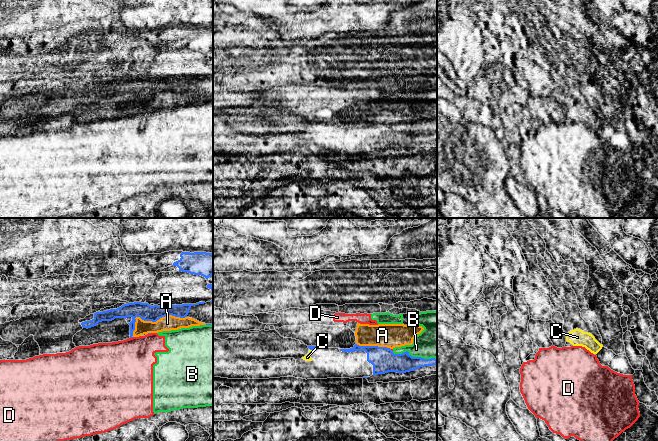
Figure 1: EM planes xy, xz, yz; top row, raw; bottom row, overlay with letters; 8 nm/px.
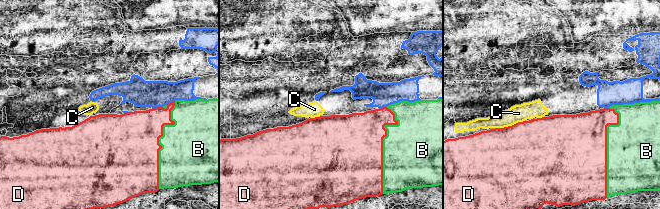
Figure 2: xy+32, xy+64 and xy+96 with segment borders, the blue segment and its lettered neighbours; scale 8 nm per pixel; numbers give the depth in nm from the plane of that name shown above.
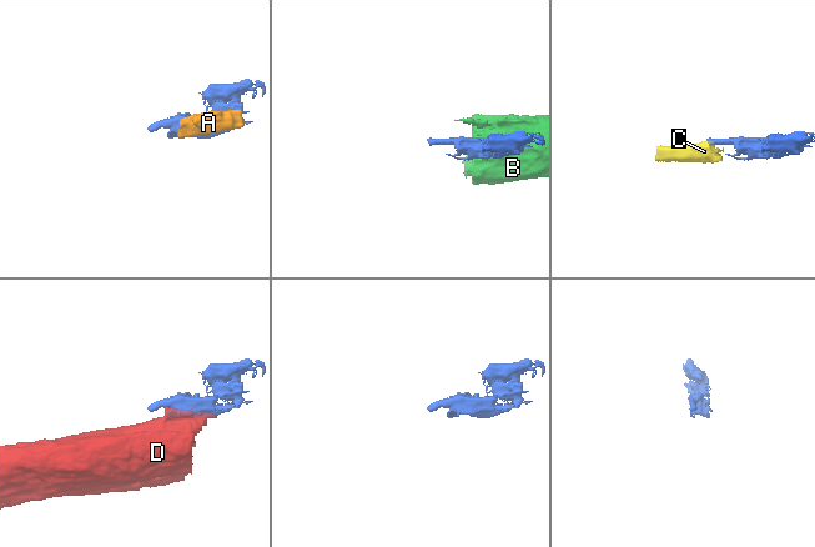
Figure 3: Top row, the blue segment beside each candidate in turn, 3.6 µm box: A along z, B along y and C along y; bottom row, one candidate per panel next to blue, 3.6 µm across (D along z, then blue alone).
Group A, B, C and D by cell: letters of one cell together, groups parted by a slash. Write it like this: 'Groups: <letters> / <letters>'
Groups: A / B D / C

